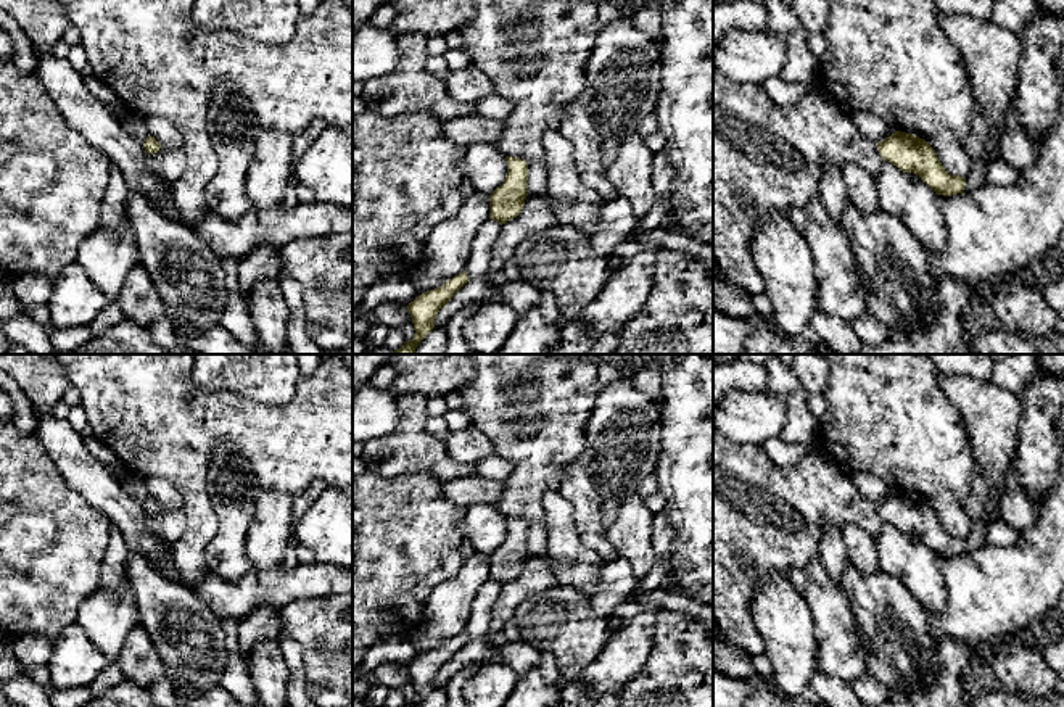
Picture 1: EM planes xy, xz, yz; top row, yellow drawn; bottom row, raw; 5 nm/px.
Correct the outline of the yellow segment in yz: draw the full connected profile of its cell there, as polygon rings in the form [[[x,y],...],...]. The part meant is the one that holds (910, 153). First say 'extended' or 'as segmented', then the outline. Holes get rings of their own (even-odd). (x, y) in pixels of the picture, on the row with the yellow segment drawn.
as segmented; [[[895,130],[876,145],[884,161],[892,163],[903,172],[919,176],[937,195],[951,196],[963,193],[966,179],[948,174],[926,140]]]

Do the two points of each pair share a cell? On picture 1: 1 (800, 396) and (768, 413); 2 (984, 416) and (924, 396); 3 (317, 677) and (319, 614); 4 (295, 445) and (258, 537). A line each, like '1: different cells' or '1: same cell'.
1: different cells
2: different cells
3: same cell
4: different cells

